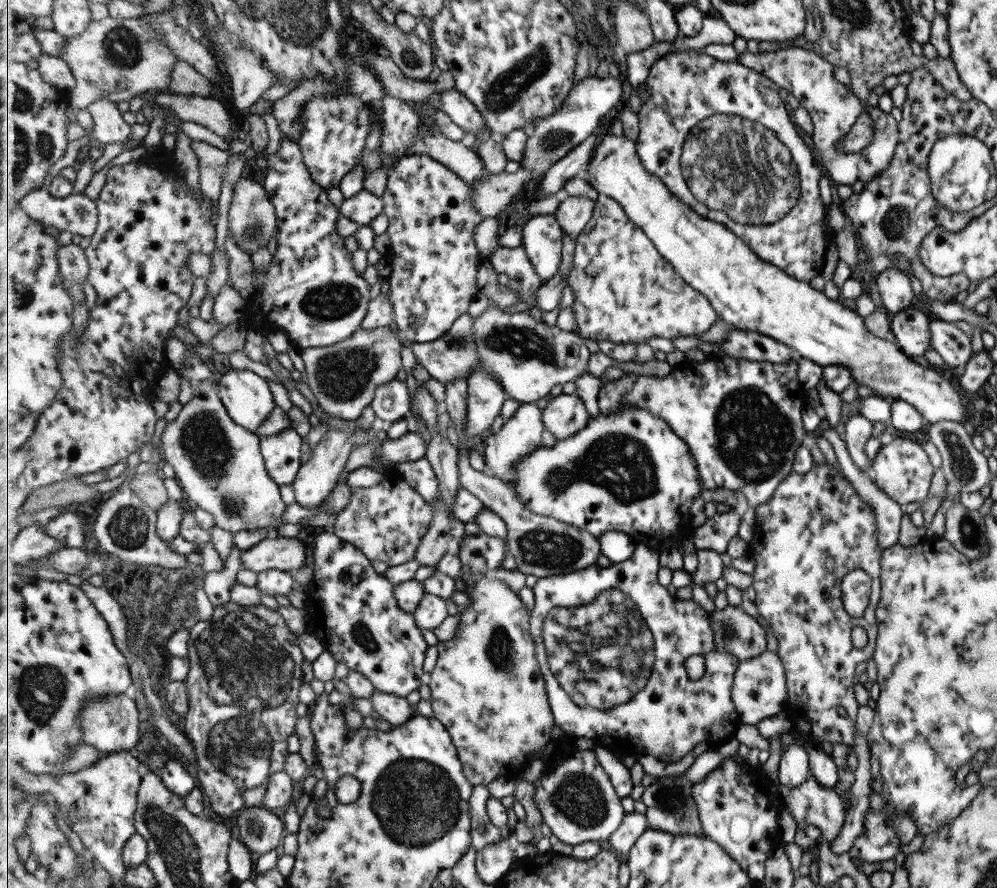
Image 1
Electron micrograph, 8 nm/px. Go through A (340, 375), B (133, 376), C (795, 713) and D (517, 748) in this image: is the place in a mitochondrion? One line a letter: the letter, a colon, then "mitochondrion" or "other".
A: mitochondrion
B: other
C: other
D: other

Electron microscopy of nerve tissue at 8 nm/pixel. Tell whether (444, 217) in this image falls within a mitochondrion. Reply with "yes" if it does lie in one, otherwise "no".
no

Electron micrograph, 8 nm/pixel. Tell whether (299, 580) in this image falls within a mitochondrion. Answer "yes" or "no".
no

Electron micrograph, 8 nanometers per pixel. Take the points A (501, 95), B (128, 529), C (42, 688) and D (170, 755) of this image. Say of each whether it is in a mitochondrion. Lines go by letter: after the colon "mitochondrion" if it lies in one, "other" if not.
A: mitochondrion
B: mitochondrion
C: mitochondrion
D: other

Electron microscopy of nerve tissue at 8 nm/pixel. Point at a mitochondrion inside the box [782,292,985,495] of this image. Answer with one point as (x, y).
(963, 466)

